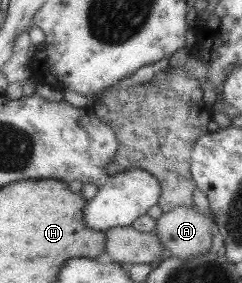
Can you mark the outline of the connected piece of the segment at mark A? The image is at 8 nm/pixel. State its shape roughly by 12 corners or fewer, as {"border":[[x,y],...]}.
{"border":[[174,207],[155,219],[172,257],[210,250],[212,211]]}

